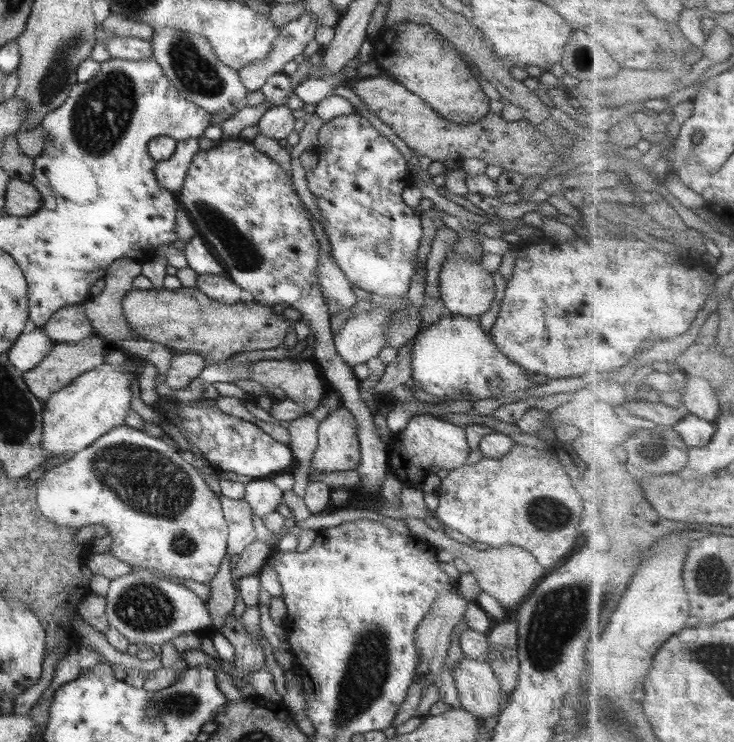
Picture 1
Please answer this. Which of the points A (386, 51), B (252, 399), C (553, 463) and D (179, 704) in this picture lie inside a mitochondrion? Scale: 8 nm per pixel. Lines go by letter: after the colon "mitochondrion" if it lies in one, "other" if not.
A: other
B: other
C: other
D: mitochondrion

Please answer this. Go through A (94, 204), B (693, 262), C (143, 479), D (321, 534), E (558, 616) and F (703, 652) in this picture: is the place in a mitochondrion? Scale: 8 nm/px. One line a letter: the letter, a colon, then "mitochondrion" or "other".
A: other
B: other
C: mitochondrion
D: other
E: mitochondrion
F: mitochondrion

